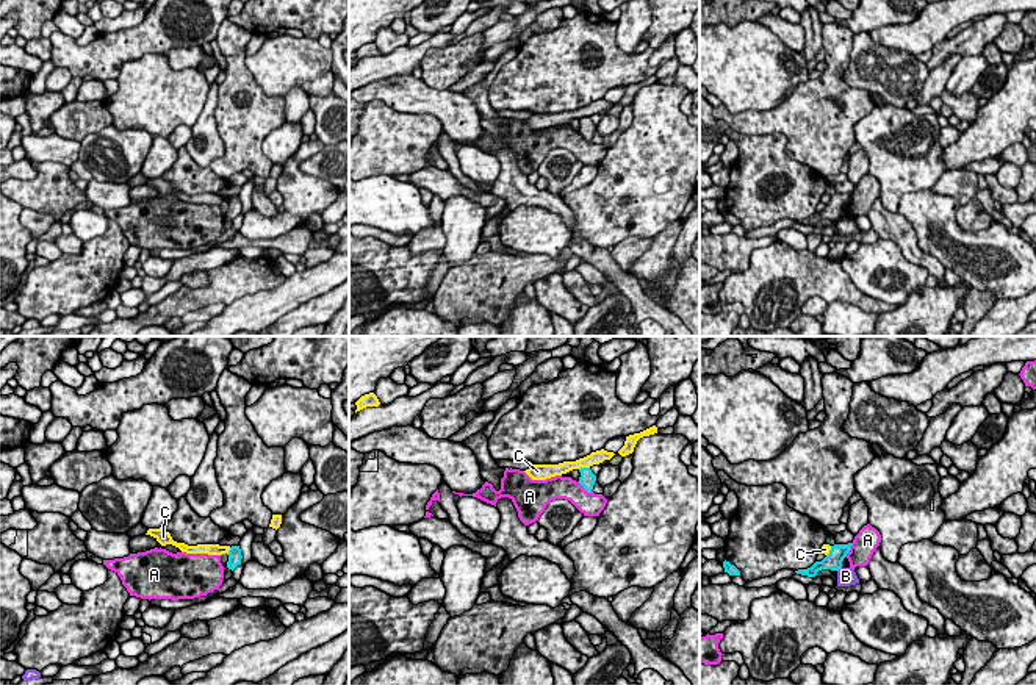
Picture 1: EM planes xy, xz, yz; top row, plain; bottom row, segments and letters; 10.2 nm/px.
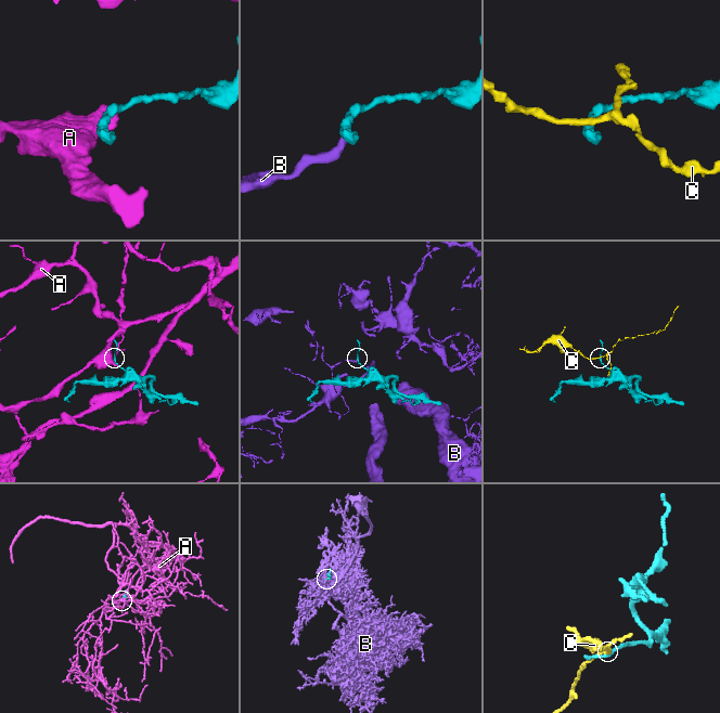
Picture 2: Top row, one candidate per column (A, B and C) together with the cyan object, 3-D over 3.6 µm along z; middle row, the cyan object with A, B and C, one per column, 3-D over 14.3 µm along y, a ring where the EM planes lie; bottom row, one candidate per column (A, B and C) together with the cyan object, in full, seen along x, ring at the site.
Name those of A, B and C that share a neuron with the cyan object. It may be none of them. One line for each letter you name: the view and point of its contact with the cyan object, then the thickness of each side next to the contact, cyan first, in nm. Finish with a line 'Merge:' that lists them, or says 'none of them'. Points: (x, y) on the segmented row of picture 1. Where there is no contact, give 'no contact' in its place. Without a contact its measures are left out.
Merge: none of them

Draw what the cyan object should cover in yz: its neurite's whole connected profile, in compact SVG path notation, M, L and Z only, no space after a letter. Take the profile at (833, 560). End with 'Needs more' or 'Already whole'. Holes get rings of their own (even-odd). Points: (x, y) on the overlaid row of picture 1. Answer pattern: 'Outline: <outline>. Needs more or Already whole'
Outline: M851 543L834 544L834 546L831 546L829 554L822 561L815 561L811 568L798 569L795 572L801 574L801 576L808 576L808 577L815 577L817 572L822 569L839 571L842 568L844 558L850 552L850 547L851 547Z. Already whole

